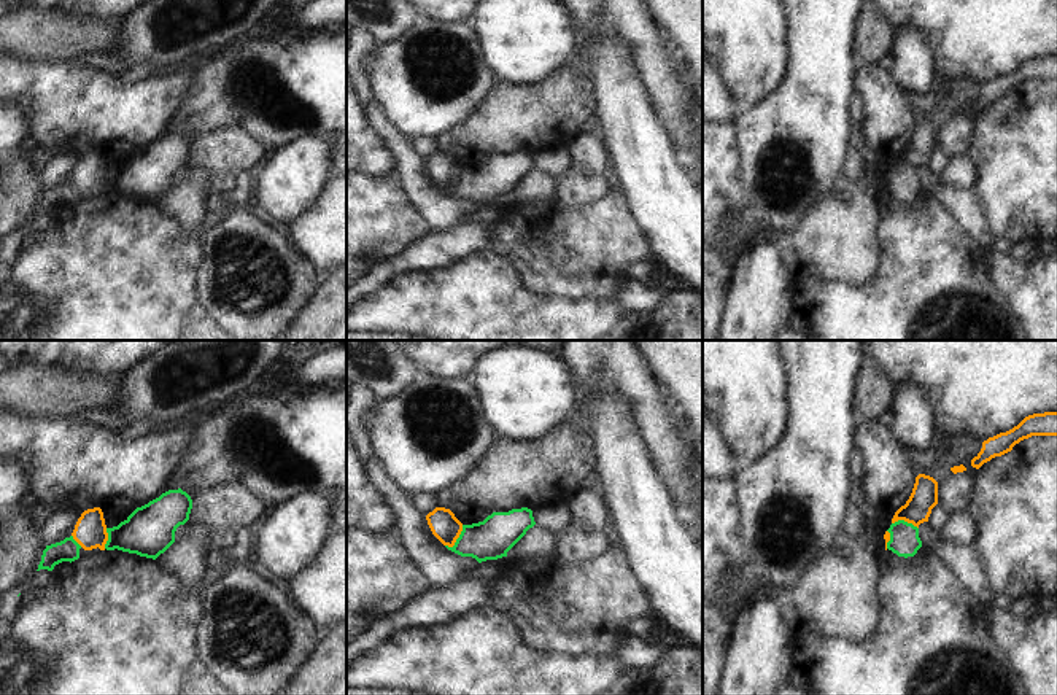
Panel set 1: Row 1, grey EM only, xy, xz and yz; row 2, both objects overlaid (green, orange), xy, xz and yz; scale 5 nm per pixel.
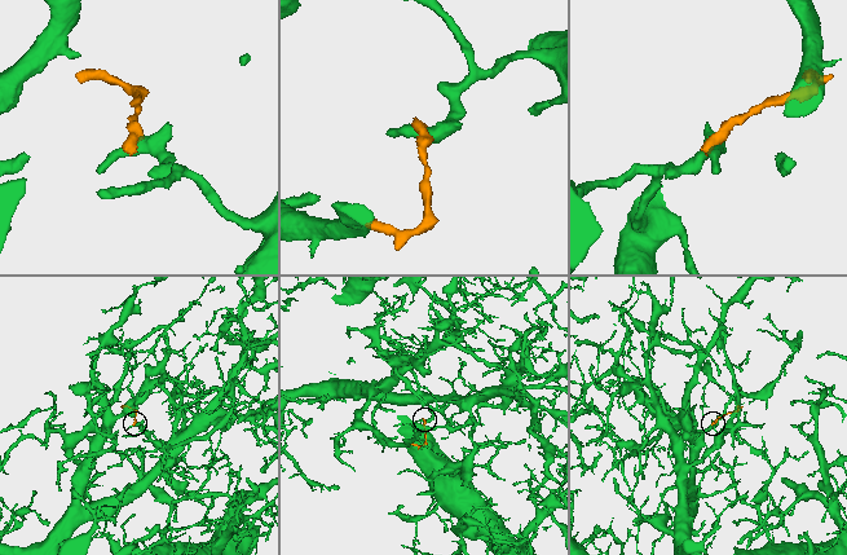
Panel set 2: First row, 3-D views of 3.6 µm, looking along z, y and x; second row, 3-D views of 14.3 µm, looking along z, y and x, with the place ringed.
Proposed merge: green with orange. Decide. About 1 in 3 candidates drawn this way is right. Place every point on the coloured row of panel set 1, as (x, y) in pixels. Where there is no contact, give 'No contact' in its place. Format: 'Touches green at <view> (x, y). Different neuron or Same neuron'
Touches green at xz (456, 539). Different neuron.

